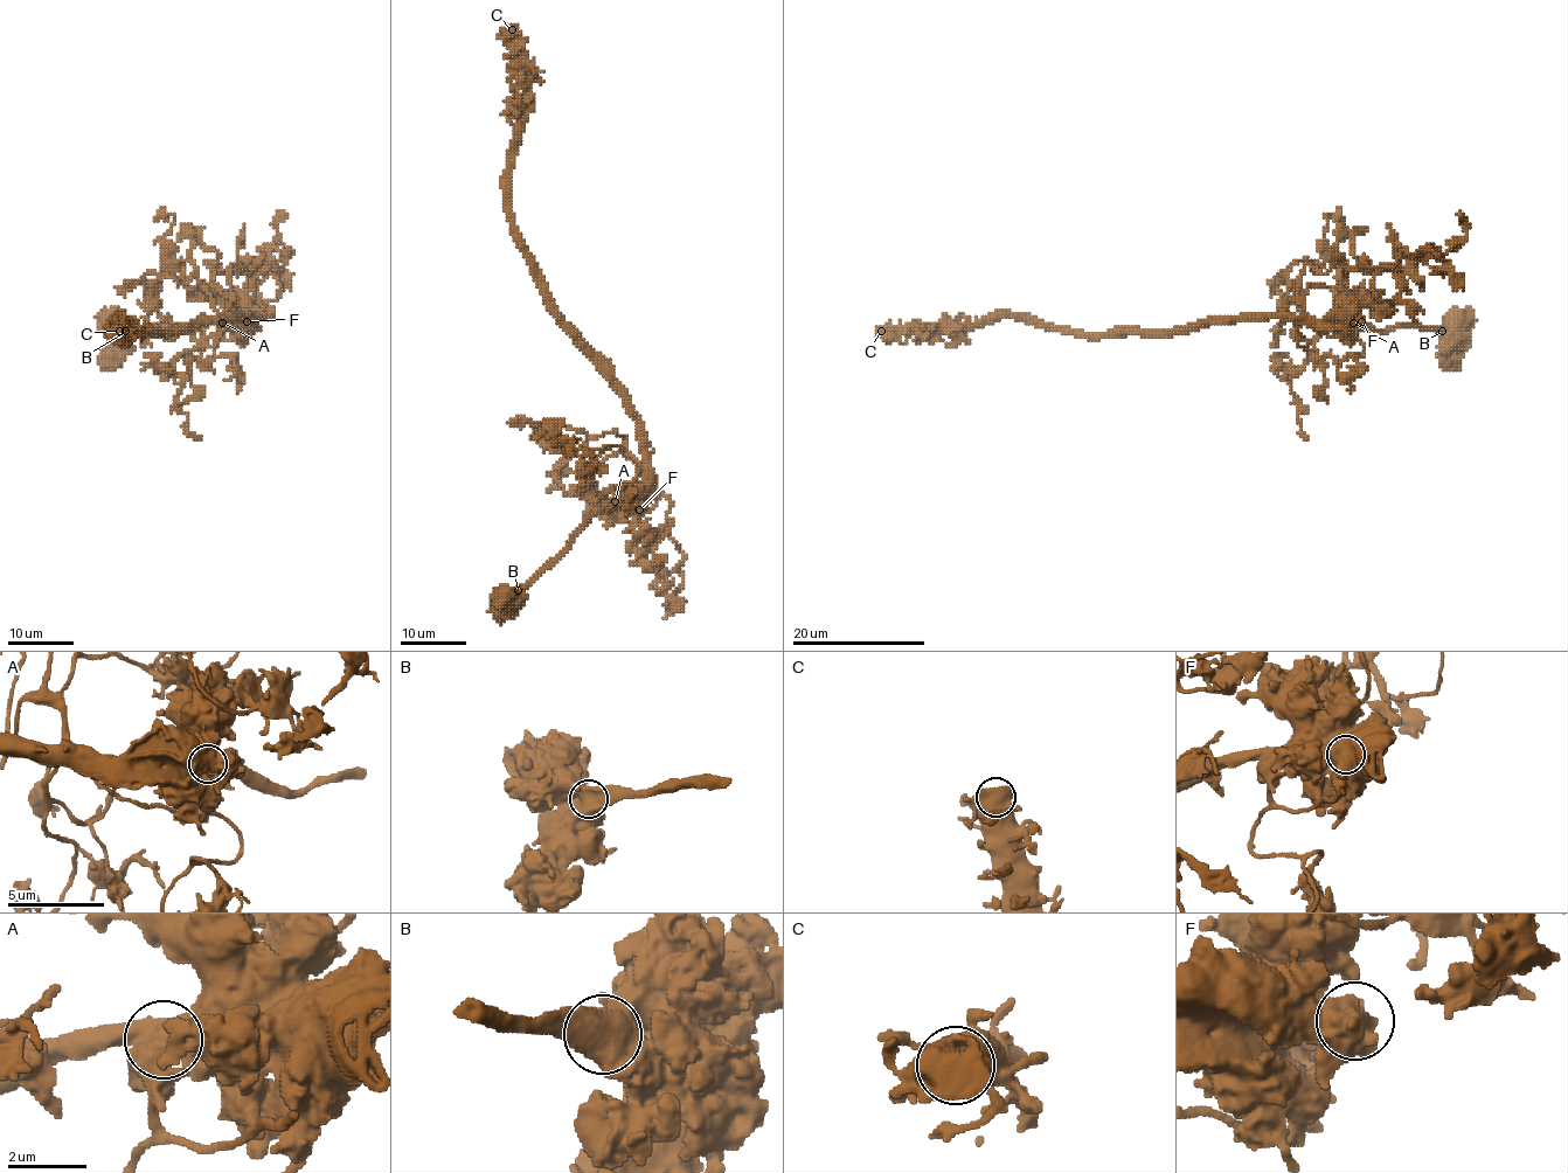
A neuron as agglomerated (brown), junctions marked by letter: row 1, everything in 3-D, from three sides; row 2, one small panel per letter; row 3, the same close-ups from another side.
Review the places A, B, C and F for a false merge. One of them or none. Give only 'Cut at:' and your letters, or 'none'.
Cut at: A

